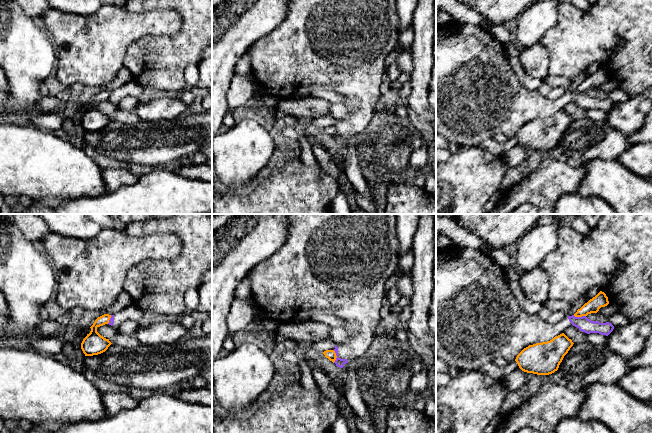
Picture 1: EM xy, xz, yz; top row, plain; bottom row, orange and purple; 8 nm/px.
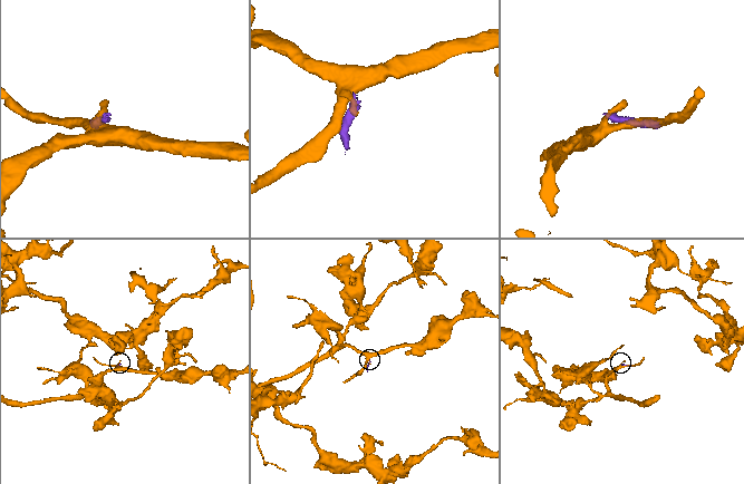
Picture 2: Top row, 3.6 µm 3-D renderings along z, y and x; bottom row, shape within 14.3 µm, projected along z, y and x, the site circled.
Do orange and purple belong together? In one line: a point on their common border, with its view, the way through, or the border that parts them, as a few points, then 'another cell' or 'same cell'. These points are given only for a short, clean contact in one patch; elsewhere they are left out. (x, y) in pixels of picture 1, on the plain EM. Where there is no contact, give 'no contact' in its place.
xz (336, 132) | another cell

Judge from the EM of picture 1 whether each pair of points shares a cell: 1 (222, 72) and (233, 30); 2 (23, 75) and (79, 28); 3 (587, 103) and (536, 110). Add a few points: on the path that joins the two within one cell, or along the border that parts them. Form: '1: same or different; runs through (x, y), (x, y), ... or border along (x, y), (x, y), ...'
1: same; runs through (222, 62), (223, 40)
2: different; border along (44, 28), (50, 35), (55, 49), (55, 68)
3: same; runs through (574, 97), (567, 97), (557, 105), (549, 107)

